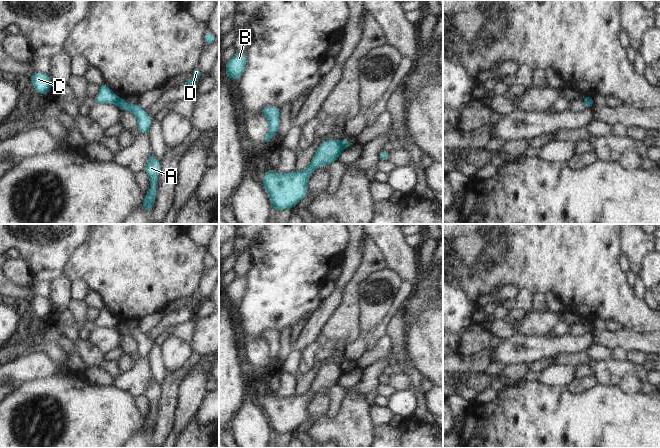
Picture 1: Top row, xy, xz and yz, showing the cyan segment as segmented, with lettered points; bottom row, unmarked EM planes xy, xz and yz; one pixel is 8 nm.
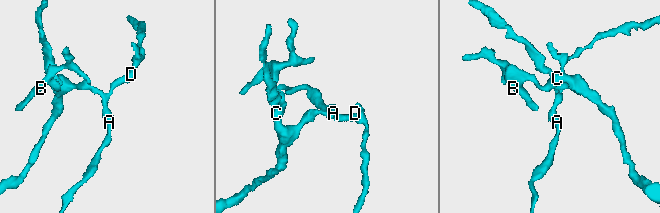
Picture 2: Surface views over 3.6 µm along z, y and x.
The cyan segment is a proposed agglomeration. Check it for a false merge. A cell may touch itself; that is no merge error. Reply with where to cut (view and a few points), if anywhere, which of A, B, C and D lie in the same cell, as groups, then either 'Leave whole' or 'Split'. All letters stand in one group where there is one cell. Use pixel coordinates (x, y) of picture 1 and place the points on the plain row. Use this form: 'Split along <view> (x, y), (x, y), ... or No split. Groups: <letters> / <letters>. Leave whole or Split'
Split along xz (339, 365), (342, 373). Groups: A D / B C. Split.

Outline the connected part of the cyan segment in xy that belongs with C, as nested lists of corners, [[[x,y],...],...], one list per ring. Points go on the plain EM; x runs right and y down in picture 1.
[[[33,296],[30,299],[31,307],[38,318],[45,319],[54,309],[49,298]]]

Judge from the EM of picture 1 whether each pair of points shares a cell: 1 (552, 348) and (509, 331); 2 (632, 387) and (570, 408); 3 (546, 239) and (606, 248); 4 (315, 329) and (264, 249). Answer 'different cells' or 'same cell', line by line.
1: different cells
2: different cells
3: same cell
4: different cells

